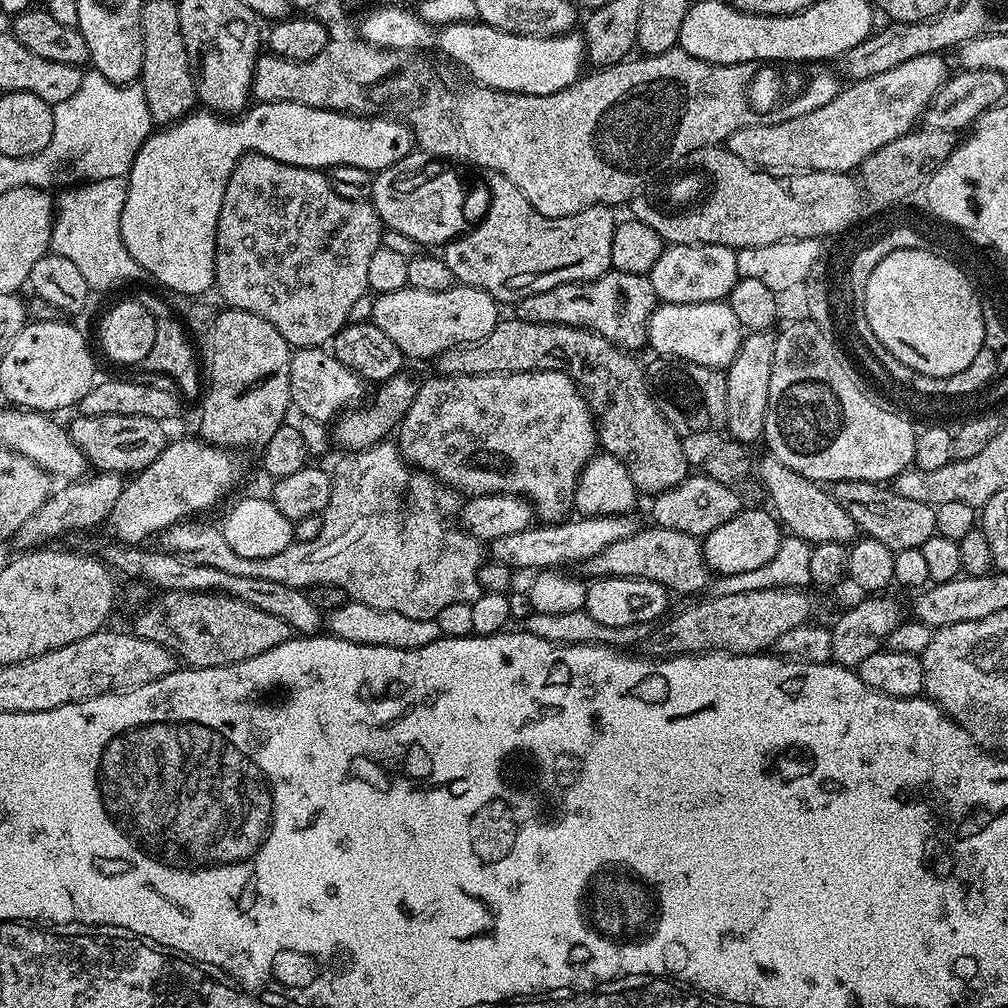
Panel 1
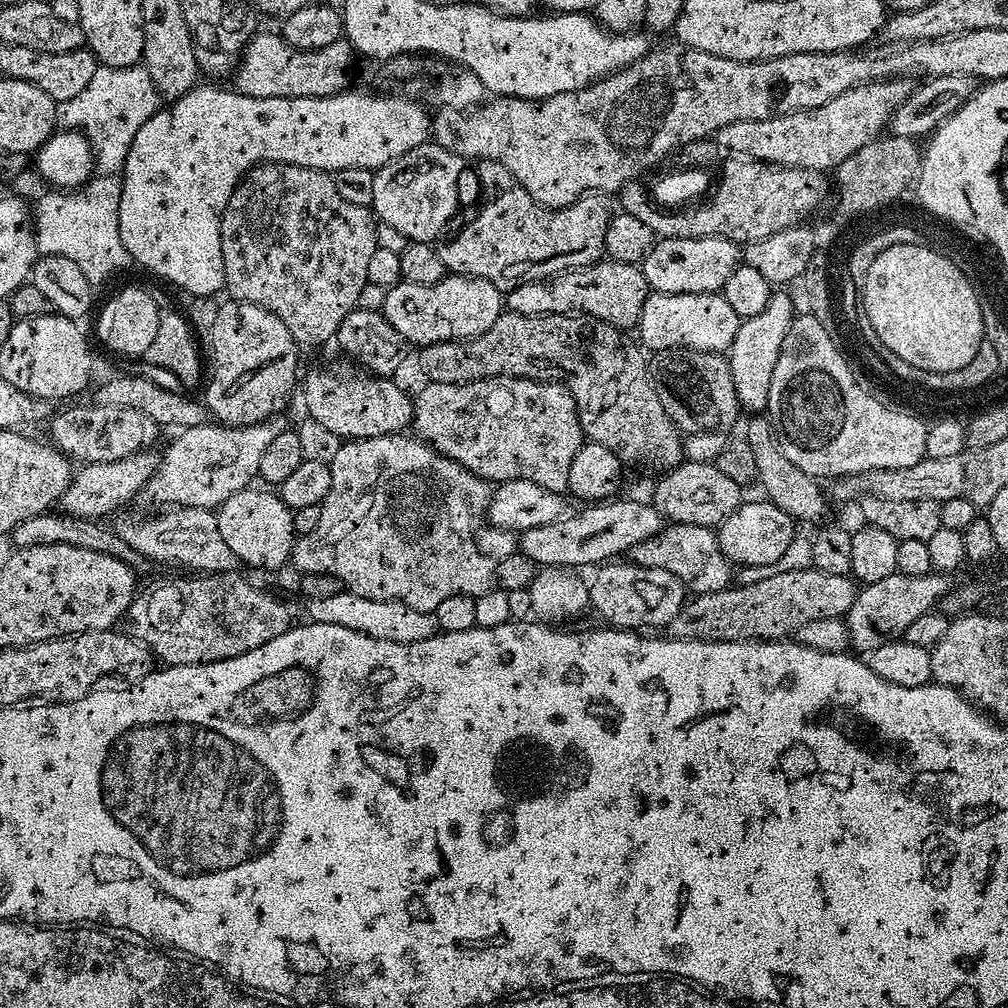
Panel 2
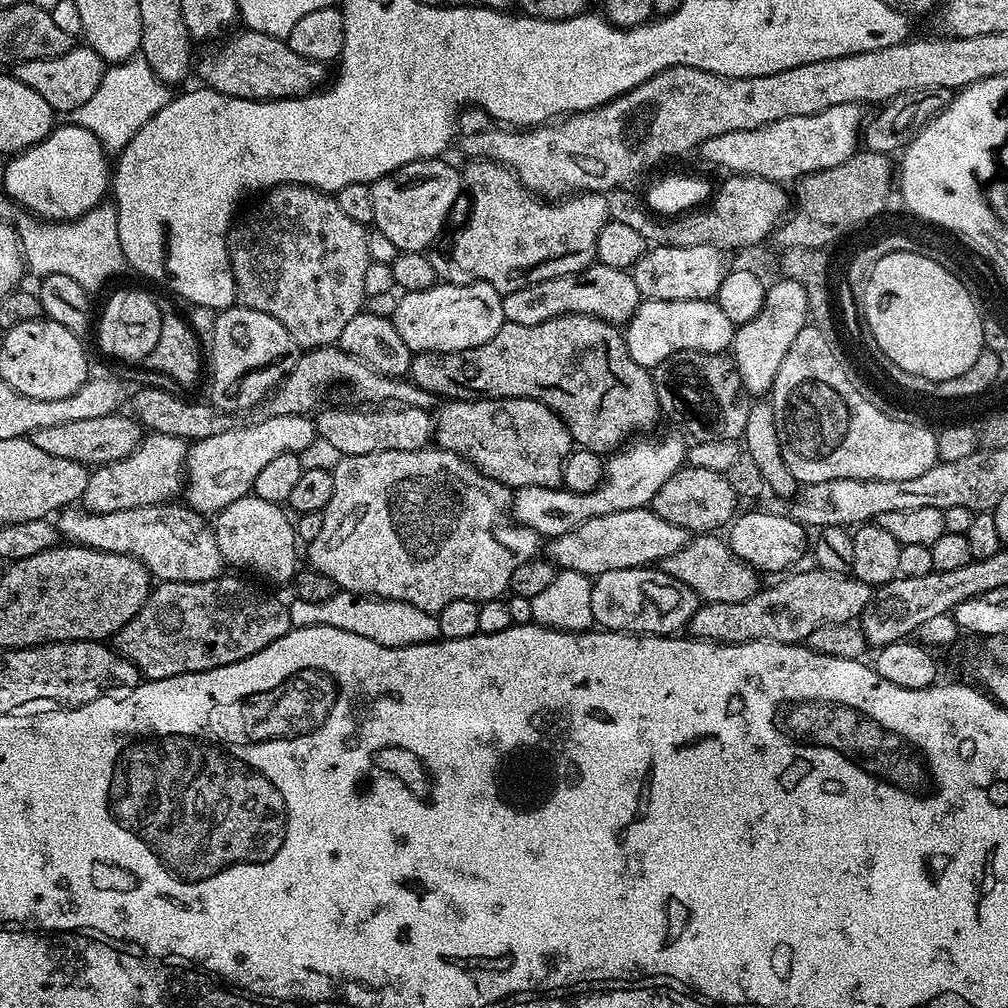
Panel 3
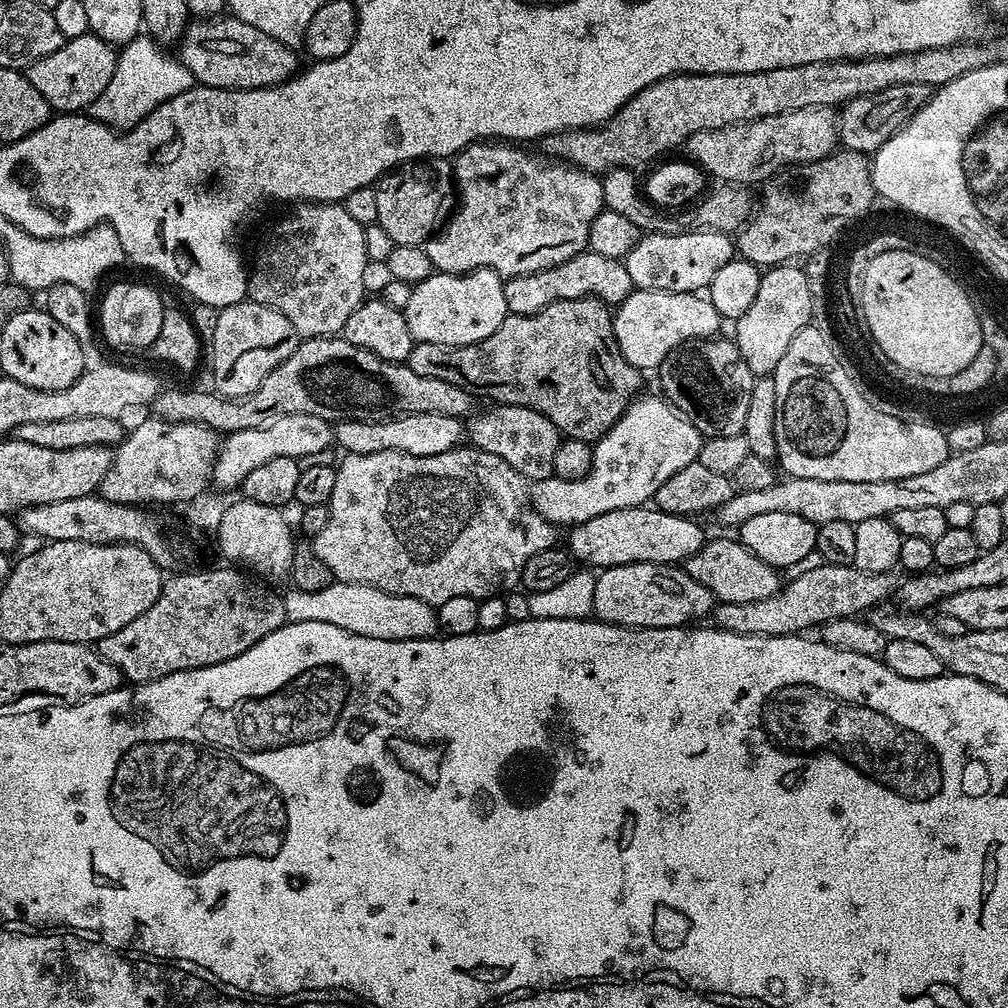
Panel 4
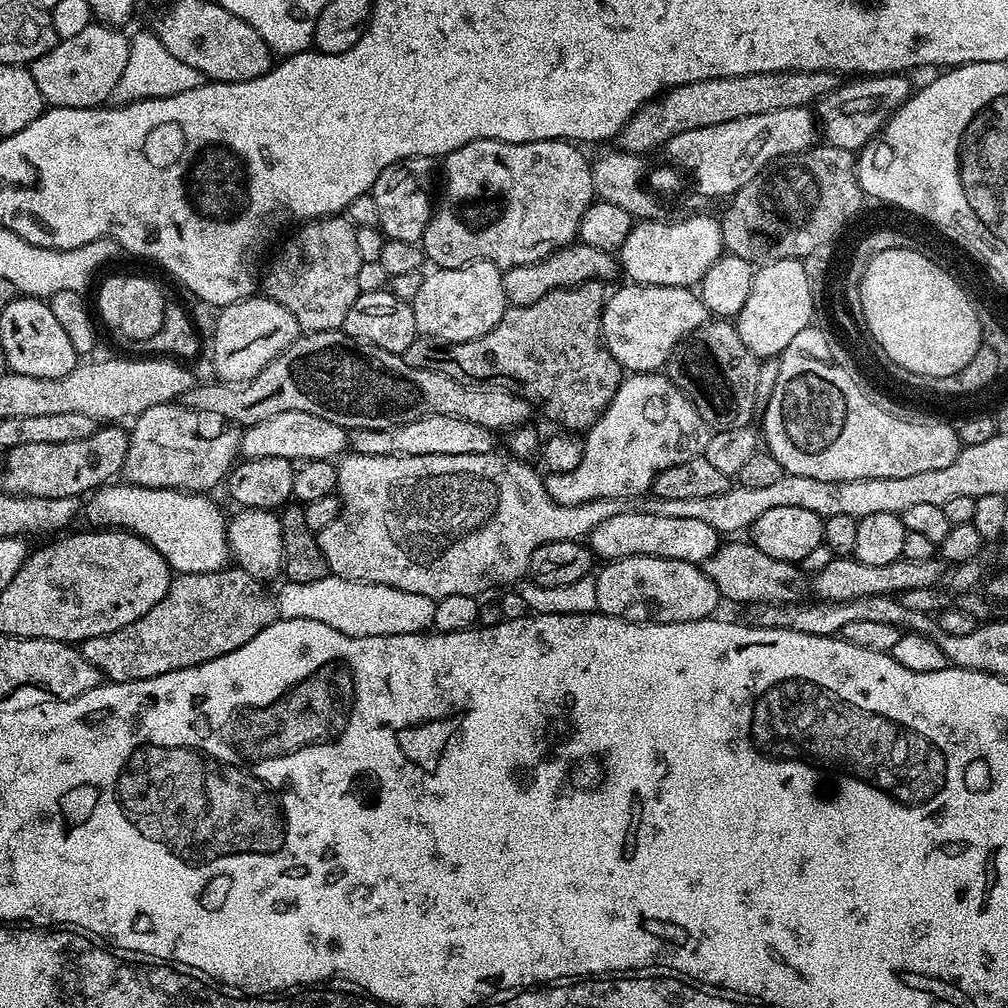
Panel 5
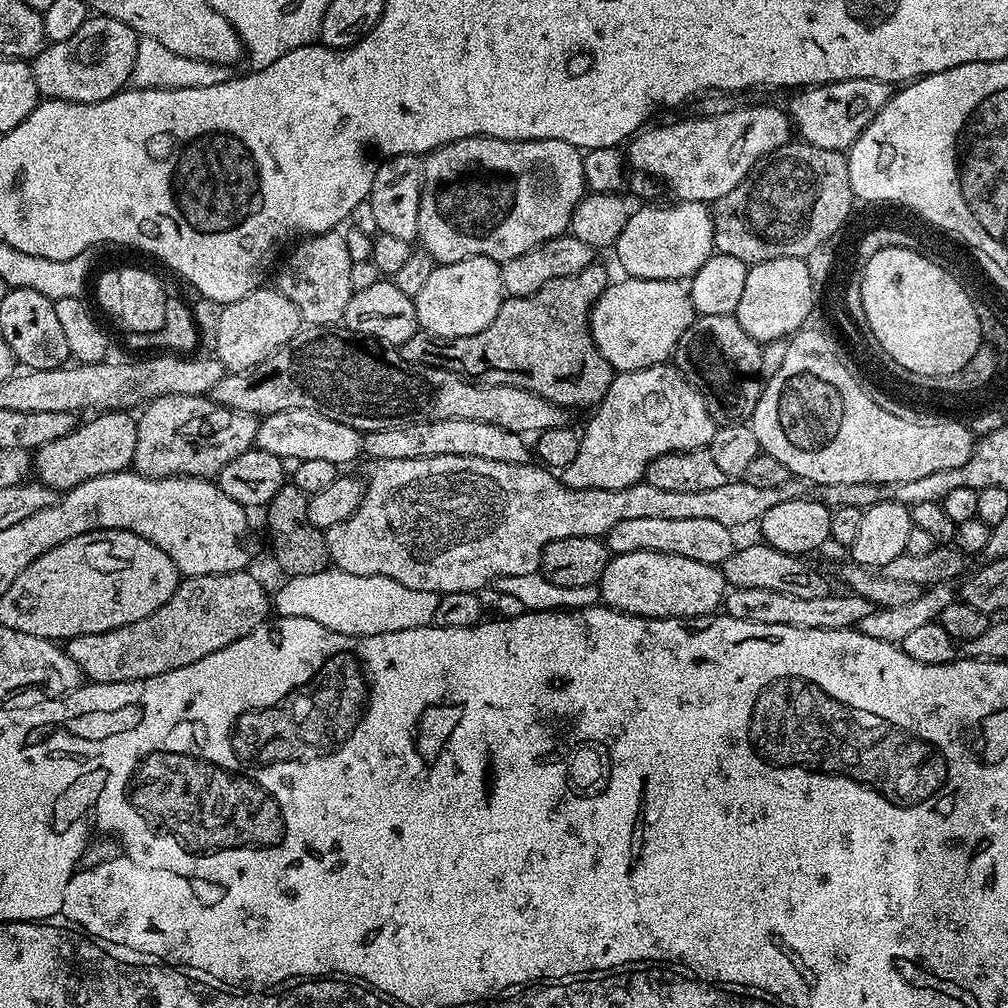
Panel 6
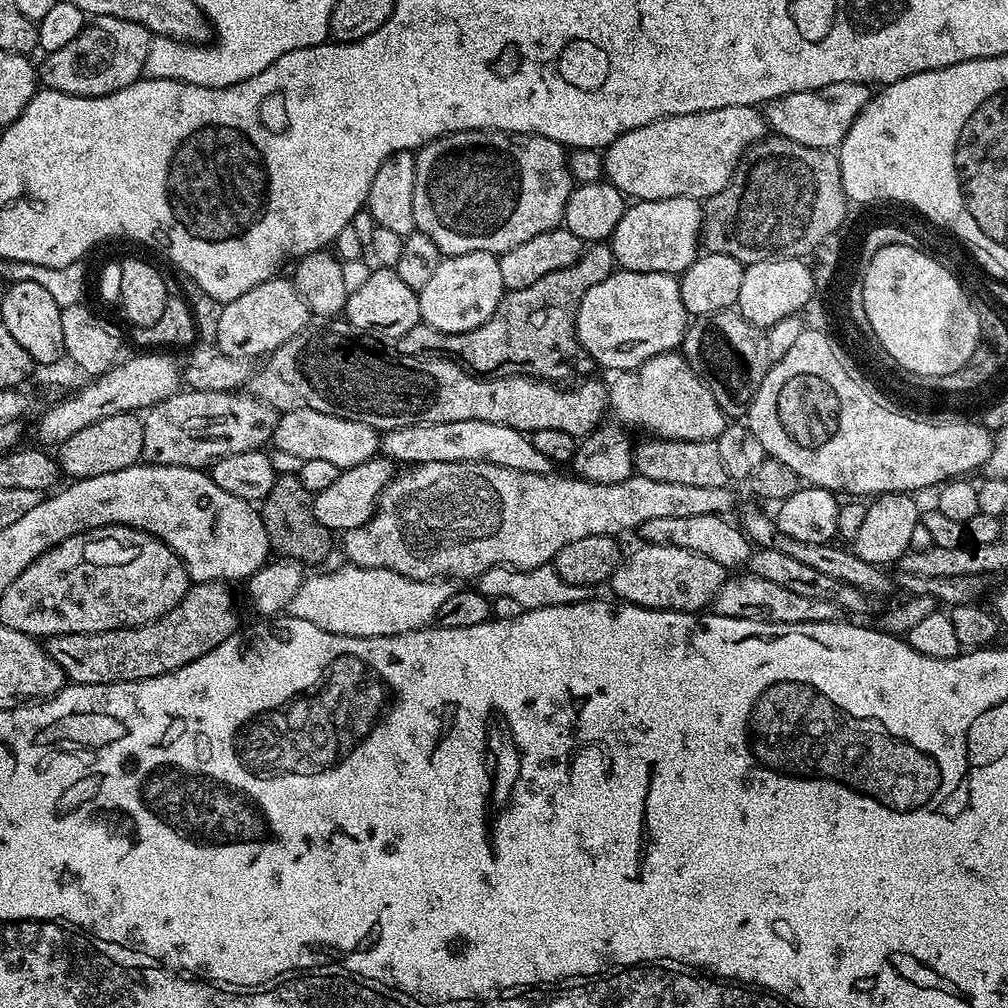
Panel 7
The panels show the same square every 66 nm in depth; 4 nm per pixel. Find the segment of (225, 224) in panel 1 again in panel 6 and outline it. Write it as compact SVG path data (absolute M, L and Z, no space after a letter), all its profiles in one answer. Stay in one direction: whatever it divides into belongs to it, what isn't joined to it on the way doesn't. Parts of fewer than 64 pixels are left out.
M333 230L315 233L301 239L292 250L288 257L283 257L284 265L283 260L279 265L281 268L274 281L275 287L286 298L290 298L290 302L294 302L305 325L339 325L343 321L346 306L350 303L353 293L350 286L350 270L353 263L350 250L346 250L344 232Z

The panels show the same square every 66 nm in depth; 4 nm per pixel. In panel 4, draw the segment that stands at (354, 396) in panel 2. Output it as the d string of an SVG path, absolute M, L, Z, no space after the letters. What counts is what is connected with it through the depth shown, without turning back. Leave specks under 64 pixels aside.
M423 412L397 416L383 422L341 420L335 425L334 440L348 454L378 454L379 452L409 452L415 456L442 454L457 447L465 439L466 428L459 416L443 416L437 412Z

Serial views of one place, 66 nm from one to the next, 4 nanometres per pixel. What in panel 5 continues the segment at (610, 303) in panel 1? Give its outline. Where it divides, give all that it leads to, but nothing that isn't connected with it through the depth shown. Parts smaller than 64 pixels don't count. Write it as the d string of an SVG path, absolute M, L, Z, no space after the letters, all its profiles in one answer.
M573 242L533 264L503 269L502 290L511 307L530 306L530 302L538 302L538 298L550 294L556 288L573 288L583 280L608 282L615 272L618 272L618 260L613 253Z

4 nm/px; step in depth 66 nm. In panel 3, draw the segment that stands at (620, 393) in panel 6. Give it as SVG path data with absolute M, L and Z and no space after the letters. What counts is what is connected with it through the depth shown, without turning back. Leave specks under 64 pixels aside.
M656 434L637 435L615 449L604 460L604 479L592 492L571 492L563 486L551 488L523 484L510 496L510 515L513 521L533 528L541 537L551 538L598 514L651 505L654 494L658 494L662 482L666 482L670 474L674 474L686 464L686 443L684 444L683 435L652 435Z

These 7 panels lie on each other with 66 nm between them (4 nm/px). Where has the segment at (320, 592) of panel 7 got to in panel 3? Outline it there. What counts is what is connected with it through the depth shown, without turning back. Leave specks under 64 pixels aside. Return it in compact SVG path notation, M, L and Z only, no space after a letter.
M337 590L333 596L322 602L299 598L293 601L288 604L288 613L293 625L298 628L325 624L338 630L350 630L350 634L362 634L362 638L370 638L370 642L395 648L411 644L429 644L440 636L437 617L426 610L418 610L418 606L410 606L410 602L381 600L378 596L359 596L357 592L343 590Z

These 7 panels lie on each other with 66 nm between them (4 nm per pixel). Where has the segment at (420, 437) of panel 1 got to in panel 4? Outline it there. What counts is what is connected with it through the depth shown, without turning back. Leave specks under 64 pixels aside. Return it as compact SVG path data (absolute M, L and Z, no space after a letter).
M496 404L488 407L492 408L485 412L477 411L467 421L466 436L471 447L479 448L486 454L496 454L498 458L502 458L502 462L508 462L514 470L518 470L518 474L522 474L530 482L553 475L554 454L558 452L562 439L554 422L538 414L538 410L530 410L526 406Z

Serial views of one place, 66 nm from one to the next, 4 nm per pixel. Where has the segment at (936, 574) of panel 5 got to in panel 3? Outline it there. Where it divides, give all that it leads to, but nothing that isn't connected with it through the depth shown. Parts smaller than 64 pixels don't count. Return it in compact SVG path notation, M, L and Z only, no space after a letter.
M809 566L801 572L781 575L777 584L762 586L753 596L738 602L701 603L690 618L687 631L702 640L721 644L741 644L747 640L773 640L783 644L807 641L818 626L826 622L852 622L870 602L873 585L862 582L847 572L835 572Z

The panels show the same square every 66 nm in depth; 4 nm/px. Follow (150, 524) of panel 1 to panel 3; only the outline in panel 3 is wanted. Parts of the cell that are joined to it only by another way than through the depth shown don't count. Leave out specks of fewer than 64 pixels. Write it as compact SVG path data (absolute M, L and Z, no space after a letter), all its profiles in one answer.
M307 415L264 416L257 424L233 426L218 434L191 441L186 461L187 503L197 512L216 514L236 499L249 495L254 478L282 452L300 453L317 437L315 423Z

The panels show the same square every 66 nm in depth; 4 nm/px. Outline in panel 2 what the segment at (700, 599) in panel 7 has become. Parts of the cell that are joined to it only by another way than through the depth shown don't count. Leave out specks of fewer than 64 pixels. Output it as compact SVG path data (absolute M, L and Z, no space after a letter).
M608 562L595 569L596 577L591 577L588 585L588 602L591 611L601 616L605 625L621 630L652 630L648 628L667 629L686 603L686 589L684 583L674 574L666 574L666 570L650 570L631 562Z

